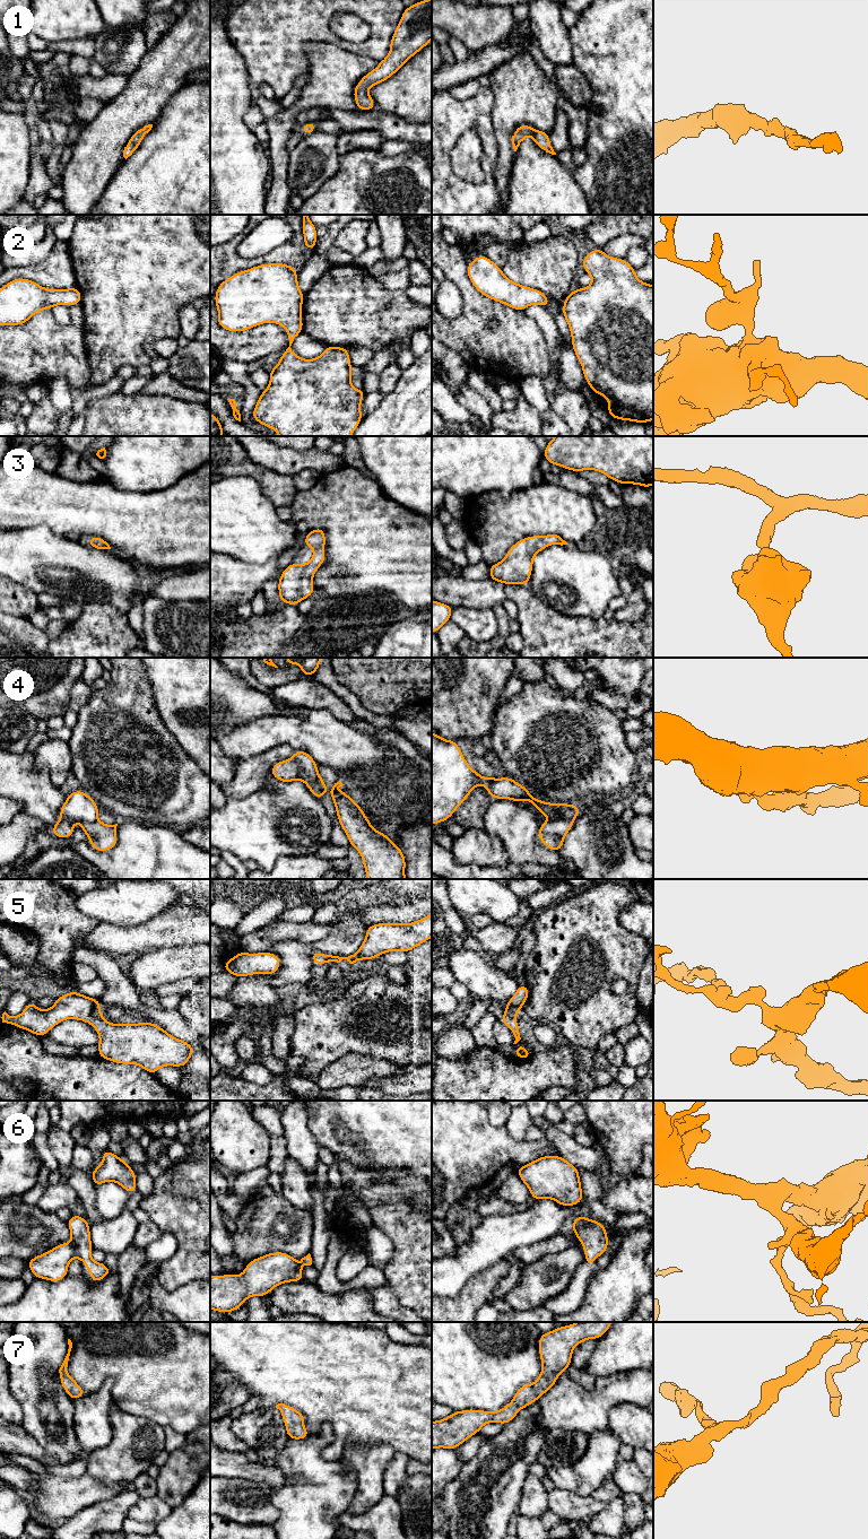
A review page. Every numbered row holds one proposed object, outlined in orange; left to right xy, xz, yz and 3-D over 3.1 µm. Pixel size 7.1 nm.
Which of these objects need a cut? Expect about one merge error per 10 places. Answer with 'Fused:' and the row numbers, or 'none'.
Fused: 4

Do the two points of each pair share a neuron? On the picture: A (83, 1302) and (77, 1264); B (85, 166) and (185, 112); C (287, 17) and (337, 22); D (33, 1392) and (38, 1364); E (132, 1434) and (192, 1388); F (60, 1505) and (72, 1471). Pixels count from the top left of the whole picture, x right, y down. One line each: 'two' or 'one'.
A: two
B: two
C: two
D: one
E: two
F: two

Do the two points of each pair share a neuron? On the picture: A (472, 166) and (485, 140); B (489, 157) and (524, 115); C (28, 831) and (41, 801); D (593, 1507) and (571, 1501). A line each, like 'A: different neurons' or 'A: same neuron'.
A: different neurons
B: different neurons
C: different neurons
D: same neuron

